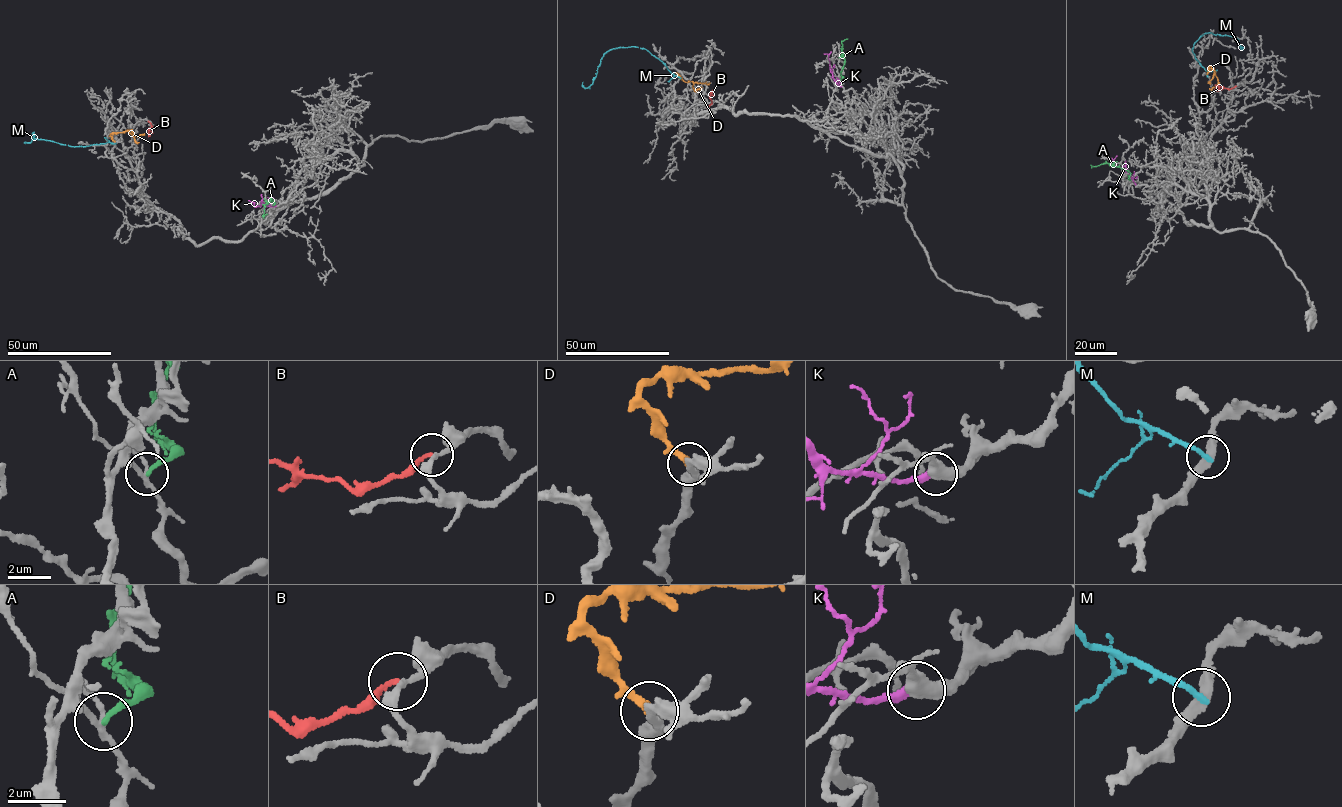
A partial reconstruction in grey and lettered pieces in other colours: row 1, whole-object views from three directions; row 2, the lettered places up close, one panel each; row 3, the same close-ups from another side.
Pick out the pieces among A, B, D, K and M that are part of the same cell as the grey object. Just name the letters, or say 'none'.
B, D

